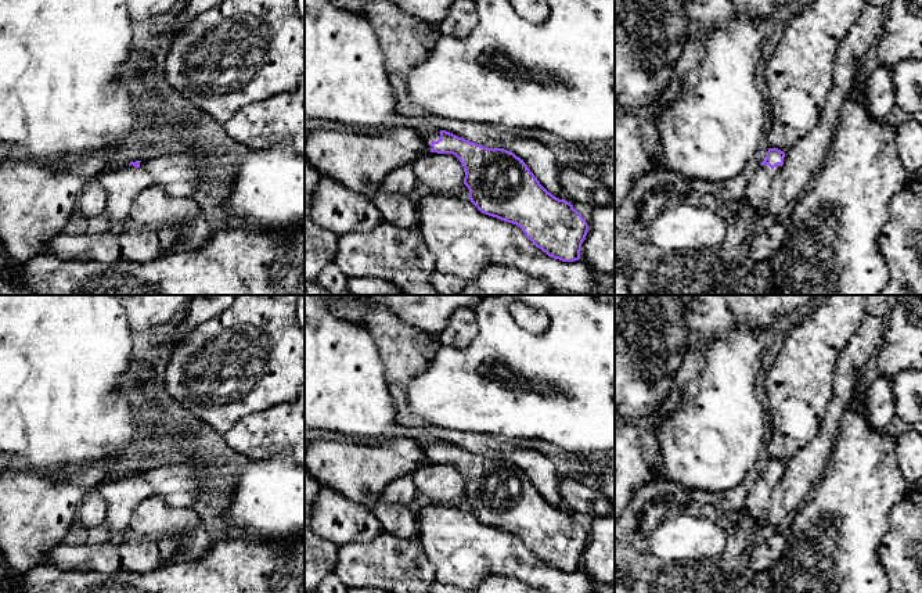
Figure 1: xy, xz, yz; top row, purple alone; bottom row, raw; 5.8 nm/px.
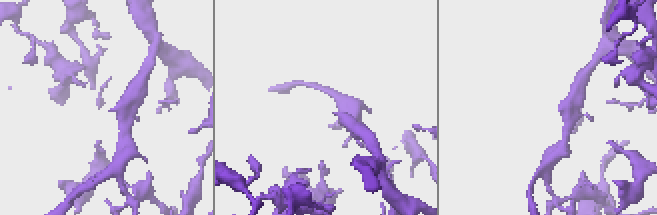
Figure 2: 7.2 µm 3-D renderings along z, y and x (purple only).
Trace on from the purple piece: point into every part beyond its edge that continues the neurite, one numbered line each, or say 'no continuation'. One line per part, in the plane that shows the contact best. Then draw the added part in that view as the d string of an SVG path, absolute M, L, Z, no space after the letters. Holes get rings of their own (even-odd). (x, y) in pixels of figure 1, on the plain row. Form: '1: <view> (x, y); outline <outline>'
1: xz (434, 446); outline M433 441L424 446L425 457L431 461L431 453L437 452L440 449L440 441Z

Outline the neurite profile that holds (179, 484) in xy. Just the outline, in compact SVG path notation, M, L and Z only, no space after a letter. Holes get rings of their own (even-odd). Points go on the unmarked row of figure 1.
M206 456L187 457L183 461L144 470L140 472L140 478L148 482L154 493L169 506L191 507L205 489L199 478L201 457Z

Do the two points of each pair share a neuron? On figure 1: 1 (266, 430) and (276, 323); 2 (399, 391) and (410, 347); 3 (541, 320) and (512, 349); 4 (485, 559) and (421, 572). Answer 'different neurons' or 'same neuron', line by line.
1: different neurons
2: same neuron
3: different neurons
4: different neurons

